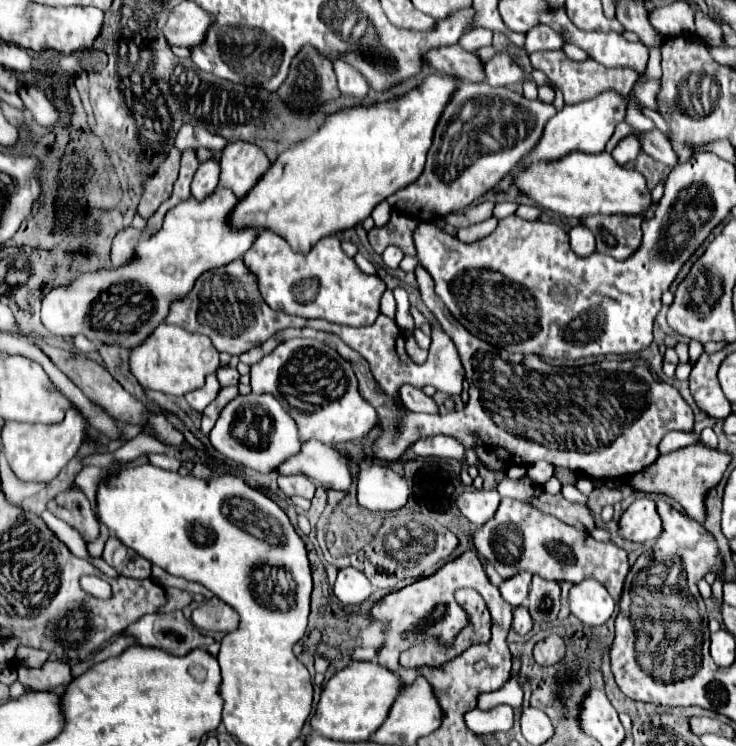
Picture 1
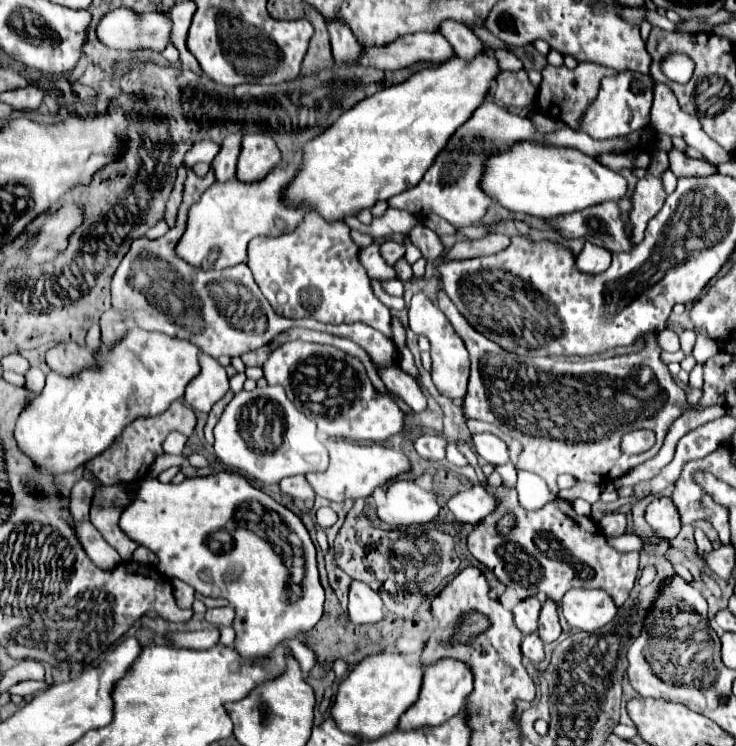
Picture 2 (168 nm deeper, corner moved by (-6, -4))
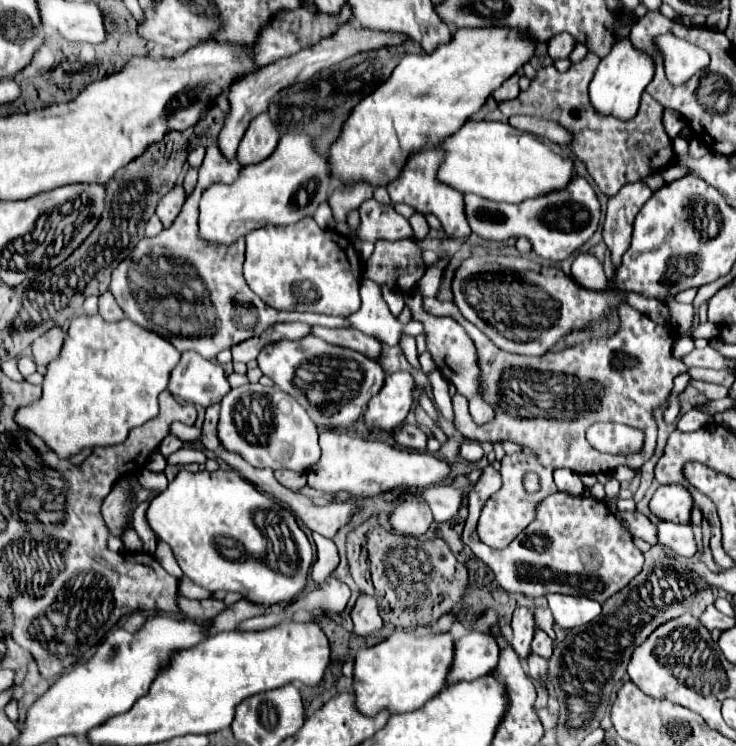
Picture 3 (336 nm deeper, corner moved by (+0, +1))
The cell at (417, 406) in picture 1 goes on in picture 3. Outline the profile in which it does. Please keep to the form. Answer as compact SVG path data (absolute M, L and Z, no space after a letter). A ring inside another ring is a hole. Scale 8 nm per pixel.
M312 327L312 335L324 339L324 341L328 341L328 343L354 349L354 351L362 353L364 357L372 359L372 361L380 361L380 355L382 355L382 345L380 345L380 341L376 341L376 339L370 337L370 335L360 333L358 329Z

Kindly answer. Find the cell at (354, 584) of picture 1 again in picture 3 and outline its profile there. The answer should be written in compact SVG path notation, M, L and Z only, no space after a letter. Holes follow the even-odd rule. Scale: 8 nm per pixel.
M360 595L358 601L354 603L352 611L352 621L354 621L354 633L356 635L370 635L376 629L382 627L382 617L380 617L380 609L374 597L370 595Z

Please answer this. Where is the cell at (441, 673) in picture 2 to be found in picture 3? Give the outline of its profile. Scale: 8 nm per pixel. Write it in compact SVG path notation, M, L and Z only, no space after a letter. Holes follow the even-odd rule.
M468 633L454 641L448 683L484 677L498 663L498 645L490 633Z

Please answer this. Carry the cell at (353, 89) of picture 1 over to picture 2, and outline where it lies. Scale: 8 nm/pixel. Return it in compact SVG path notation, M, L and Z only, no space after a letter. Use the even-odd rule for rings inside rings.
M330 20L328 22L330 32L330 44L332 44L332 56L336 66L350 66L350 62L360 58L360 42L352 34L352 30L344 24L344 20Z

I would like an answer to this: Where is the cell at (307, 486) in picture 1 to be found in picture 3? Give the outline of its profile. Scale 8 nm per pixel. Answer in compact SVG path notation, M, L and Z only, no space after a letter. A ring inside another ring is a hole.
M274 471L274 475L276 475L276 479L284 487L288 487L292 491L300 491L306 485L306 475L304 473L296 473L296 471Z

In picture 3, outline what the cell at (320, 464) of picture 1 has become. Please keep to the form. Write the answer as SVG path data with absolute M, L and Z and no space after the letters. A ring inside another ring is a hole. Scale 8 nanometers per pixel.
M338 431L320 433L320 447L322 447L322 459L314 467L310 467L306 477L312 489L318 489L328 495L346 491L362 497L362 495L380 495L392 489L420 489L442 483L450 473L450 467L430 453L424 451L410 453L392 447L384 441L360 439L348 433Z

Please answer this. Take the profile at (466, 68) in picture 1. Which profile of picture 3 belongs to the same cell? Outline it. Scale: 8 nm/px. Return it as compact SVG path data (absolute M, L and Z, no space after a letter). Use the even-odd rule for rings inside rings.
M346 21L344 25L340 25L336 29L336 33L332 35L326 35L322 37L318 43L298 51L296 55L290 55L286 59L278 59L266 67L260 67L258 71L252 71L252 73L246 73L242 75L240 79L234 79L232 85L230 85L230 93L228 93L228 101L230 101L230 113L226 115L226 121L224 121L224 127L218 135L218 147L222 151L222 155L226 159L234 159L236 155L236 149L238 149L238 143L248 127L248 123L254 119L254 115L260 115L266 111L268 107L268 99L272 99L280 89L292 85L292 83L298 83L298 81L306 81L310 79L314 73L326 69L326 67L332 67L356 53L362 53L362 51L372 51L372 49L380 49L380 47L396 47L396 45L402 45L410 41L408 35L400 33L400 31L378 31L378 29L370 29L370 27L364 27L364 25L356 25L352 21Z

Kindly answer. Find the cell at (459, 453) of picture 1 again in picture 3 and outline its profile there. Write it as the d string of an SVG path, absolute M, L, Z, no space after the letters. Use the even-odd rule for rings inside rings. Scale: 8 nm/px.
M404 425L394 431L394 439L398 445L406 445L416 451L426 451L428 435L418 425Z

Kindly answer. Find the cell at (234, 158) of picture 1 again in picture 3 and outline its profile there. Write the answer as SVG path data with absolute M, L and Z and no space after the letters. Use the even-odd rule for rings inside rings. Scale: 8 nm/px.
M262 113L246 129L246 133L240 141L236 159L240 165L260 163L266 157L270 157L270 153L276 149L278 141L280 141L280 135L278 135L276 127L270 123L268 115Z

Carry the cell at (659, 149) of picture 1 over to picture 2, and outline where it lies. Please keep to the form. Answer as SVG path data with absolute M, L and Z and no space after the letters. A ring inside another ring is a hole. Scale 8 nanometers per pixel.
M670 150L670 170L680 176L708 176L716 174L716 166L698 158L690 158L678 150Z

